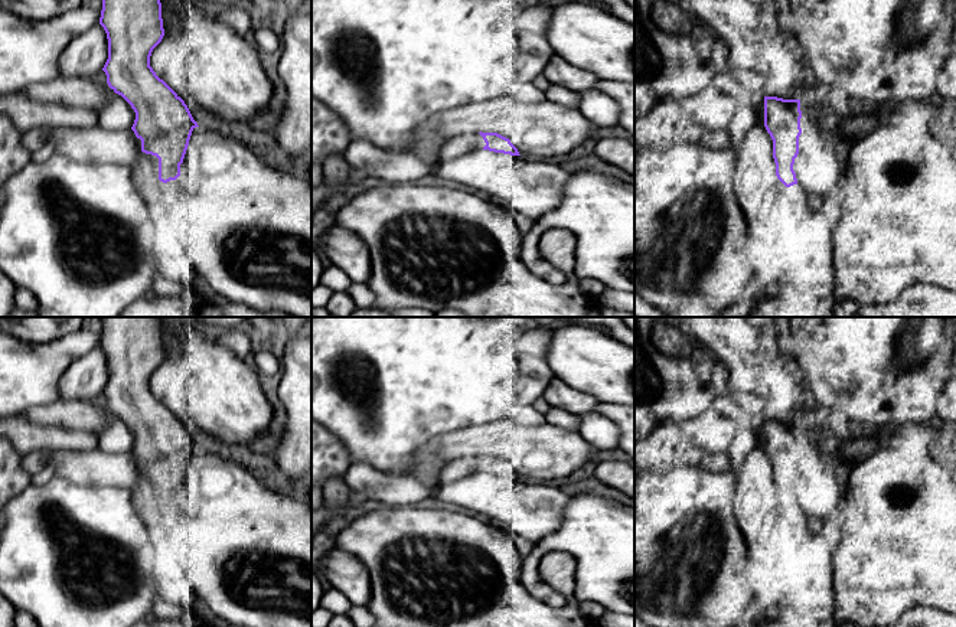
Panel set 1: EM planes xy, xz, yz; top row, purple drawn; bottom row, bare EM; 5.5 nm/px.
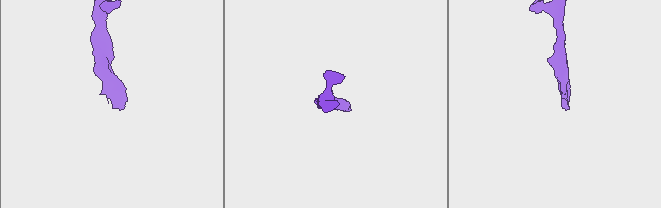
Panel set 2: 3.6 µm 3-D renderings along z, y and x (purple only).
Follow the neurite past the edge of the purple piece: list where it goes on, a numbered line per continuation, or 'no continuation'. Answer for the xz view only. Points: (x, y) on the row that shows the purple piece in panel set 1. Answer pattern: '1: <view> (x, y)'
1: xz (457, 146)

